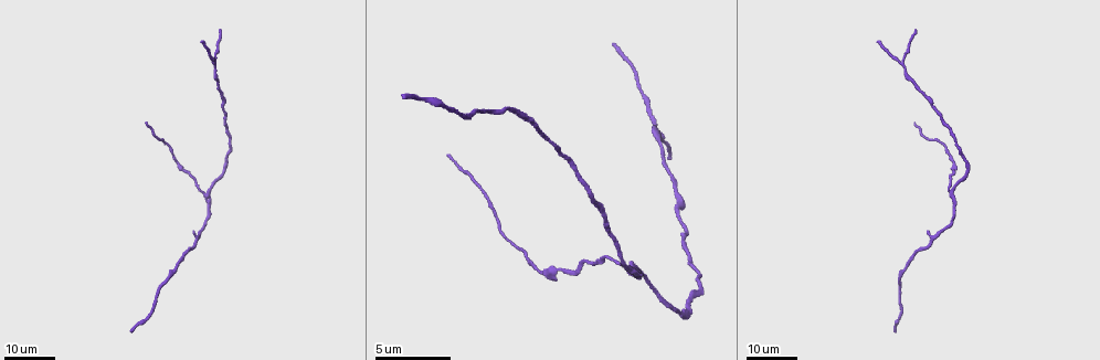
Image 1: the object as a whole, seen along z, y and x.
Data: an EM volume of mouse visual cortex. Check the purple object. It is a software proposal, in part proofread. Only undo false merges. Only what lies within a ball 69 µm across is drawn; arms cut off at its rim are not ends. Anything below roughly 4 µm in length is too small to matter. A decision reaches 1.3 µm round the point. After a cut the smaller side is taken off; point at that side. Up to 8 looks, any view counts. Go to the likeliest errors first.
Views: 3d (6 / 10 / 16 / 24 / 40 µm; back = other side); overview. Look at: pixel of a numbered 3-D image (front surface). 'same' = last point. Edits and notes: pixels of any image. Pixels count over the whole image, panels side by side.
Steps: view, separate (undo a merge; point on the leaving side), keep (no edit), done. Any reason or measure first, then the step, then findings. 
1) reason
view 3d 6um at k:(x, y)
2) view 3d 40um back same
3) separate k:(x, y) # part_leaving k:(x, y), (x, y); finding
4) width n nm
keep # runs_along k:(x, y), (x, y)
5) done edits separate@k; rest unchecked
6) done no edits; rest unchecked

branch point
view 3d 16um at 1:(901, 61)

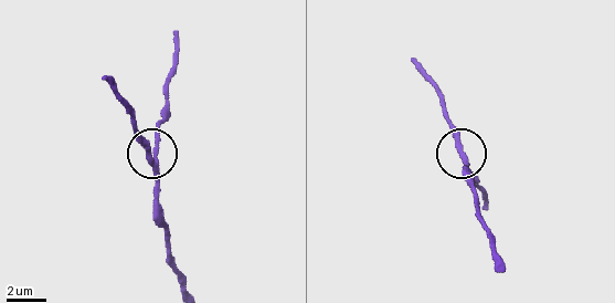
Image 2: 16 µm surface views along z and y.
view 3d 10um at 2:(462, 151)

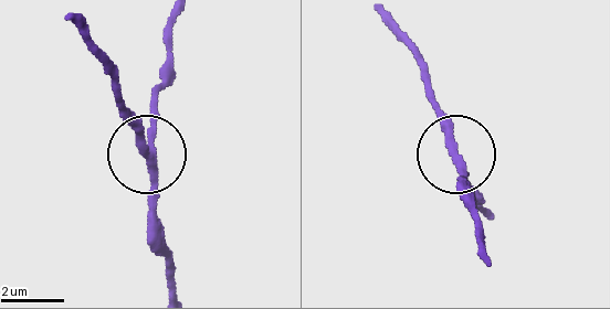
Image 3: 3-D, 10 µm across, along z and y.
width 220 nm
keep # one neuron here

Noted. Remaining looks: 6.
view 3d 16um at 1:(205, 195)

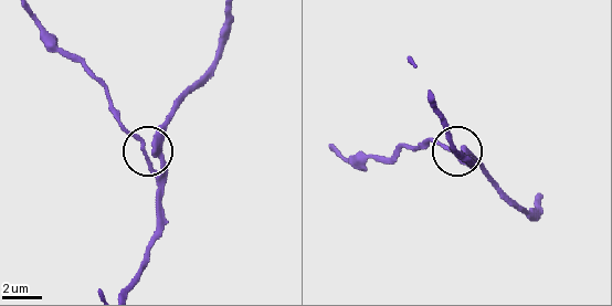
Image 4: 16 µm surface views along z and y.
view 3d 6um at 4:(144, 145)

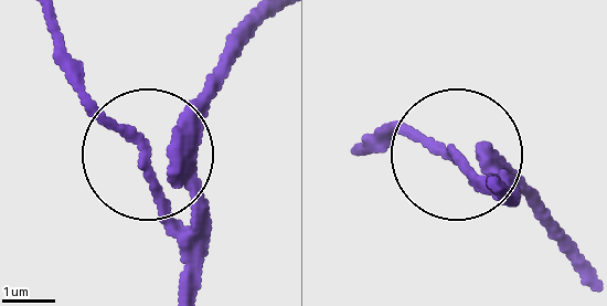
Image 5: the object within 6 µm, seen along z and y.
keep # runs_along 5:(216, 83), (151, 149), (76, 70); all the same neuron

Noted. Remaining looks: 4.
thick turns thin
view 3d 16um at 1:(677, 208)

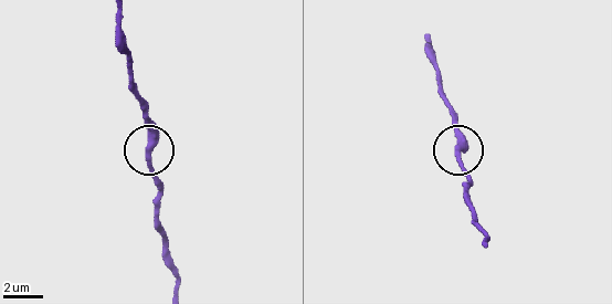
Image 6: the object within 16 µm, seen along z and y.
view 3d 6um at 6:(455, 151)

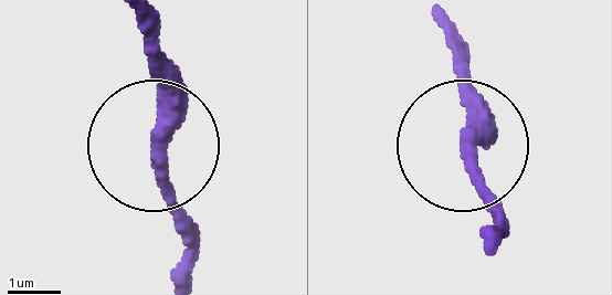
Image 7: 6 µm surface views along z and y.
keep # runs_along 7:(188, 281), (188, 228), (152, 149), (161, 21); one neuron here

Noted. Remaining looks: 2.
sudden change in width
view 3d 16um at 1:(149, 319)

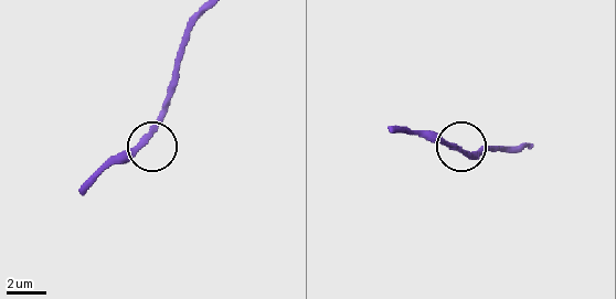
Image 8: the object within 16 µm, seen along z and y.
view 3d 6um at 8:(143, 139)

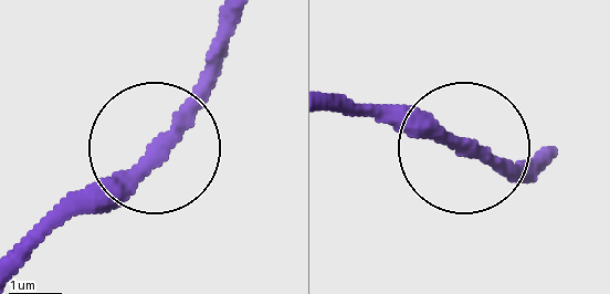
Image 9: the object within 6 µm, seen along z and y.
width 260 nm
keep # runs_along 9:(239, 17), (203, 96), (62, 224); one neuron here

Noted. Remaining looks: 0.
done no edits; rest unchecked

